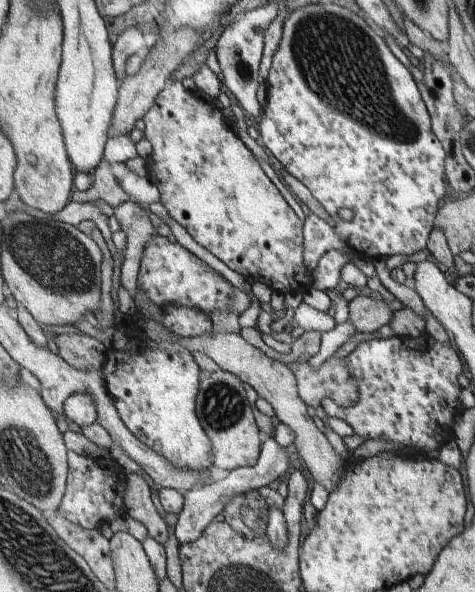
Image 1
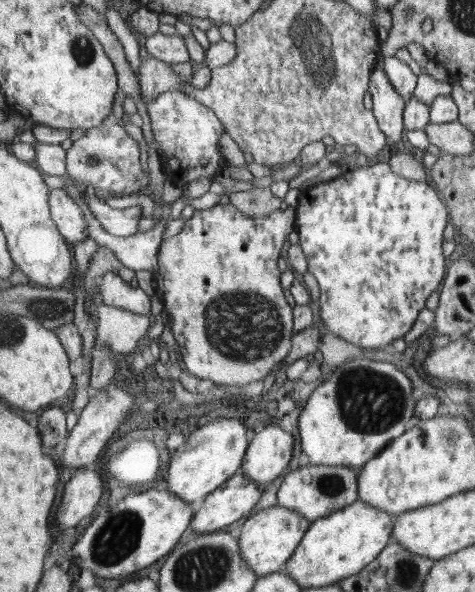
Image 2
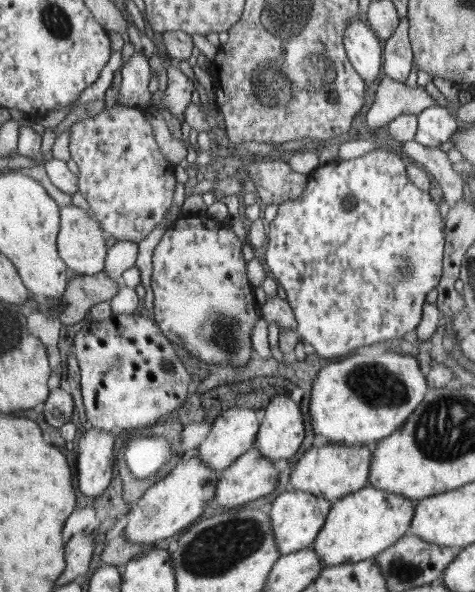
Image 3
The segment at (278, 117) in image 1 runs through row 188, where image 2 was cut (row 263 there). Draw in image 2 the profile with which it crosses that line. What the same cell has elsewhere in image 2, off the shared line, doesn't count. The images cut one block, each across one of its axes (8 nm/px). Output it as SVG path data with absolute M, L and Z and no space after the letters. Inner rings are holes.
M378 162L373 166L362 167L357 171L344 166L344 171L340 176L330 181L319 182L318 185L302 190L298 202L296 230L294 231L298 233L299 245L308 259L307 271L312 273L318 281L320 287L320 318L322 318L322 322L324 322L329 332L343 338L347 343L352 343L358 350L361 348L377 350L386 347L397 338L403 338L412 328L428 297L436 292L440 282L445 279L446 258L444 258L444 252L442 252L442 232L448 224L448 212L446 212L444 202L438 198L436 190L432 188L432 184L402 178L390 170L389 163Z

